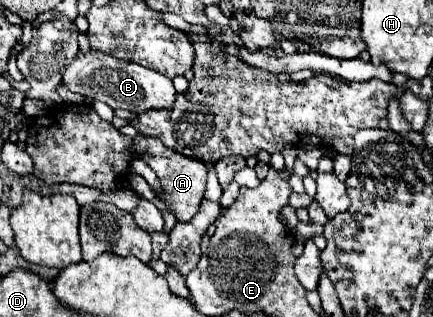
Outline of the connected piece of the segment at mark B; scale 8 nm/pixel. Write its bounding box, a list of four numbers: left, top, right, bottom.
[62,49,176,113]

